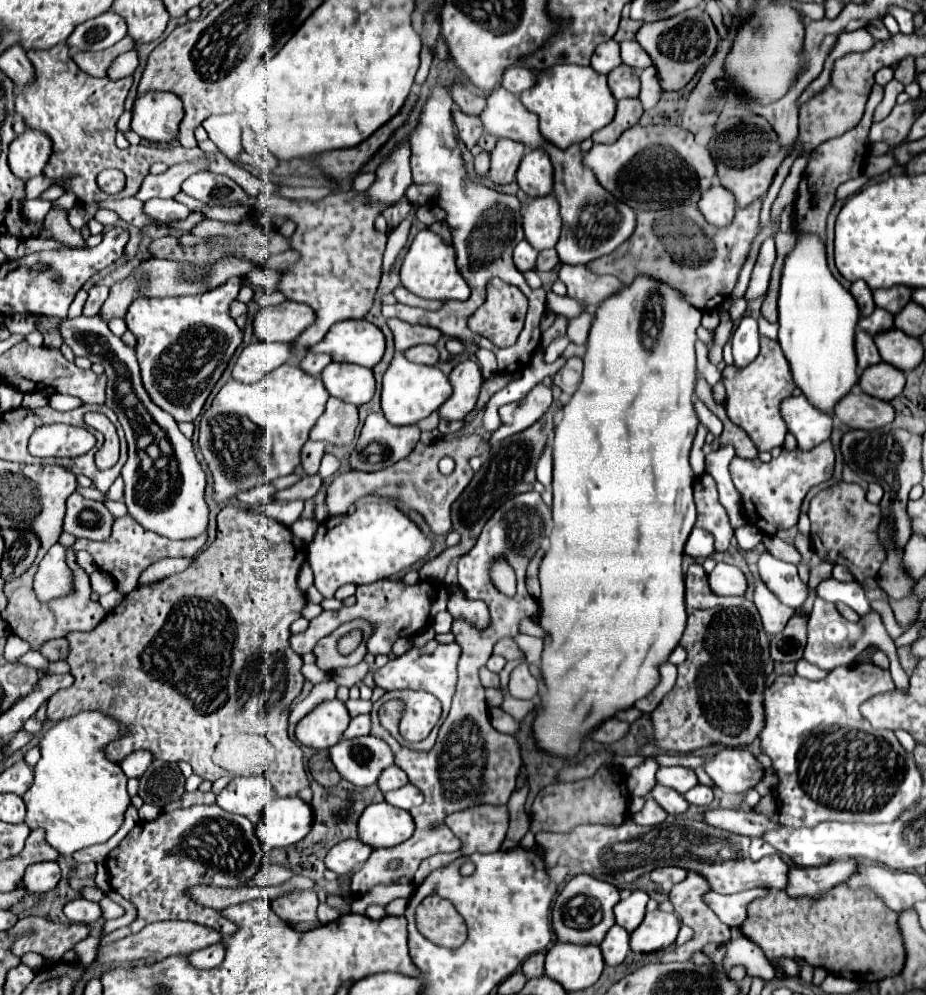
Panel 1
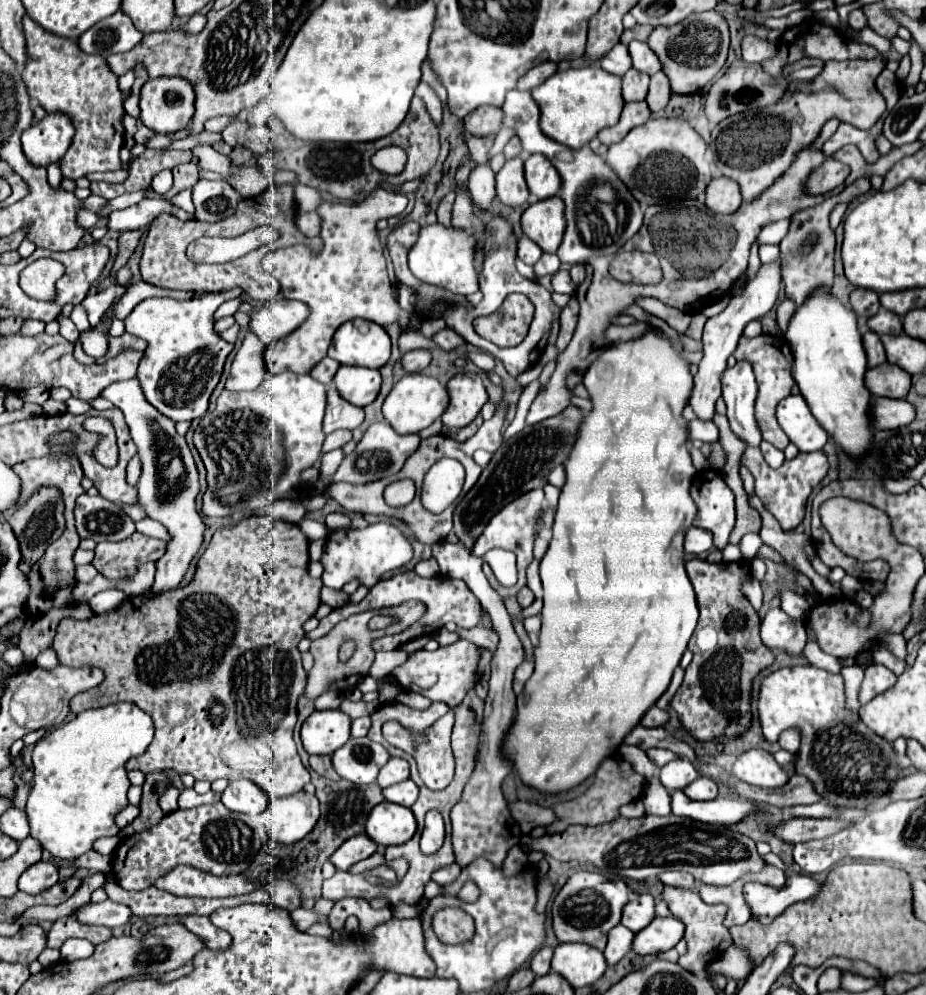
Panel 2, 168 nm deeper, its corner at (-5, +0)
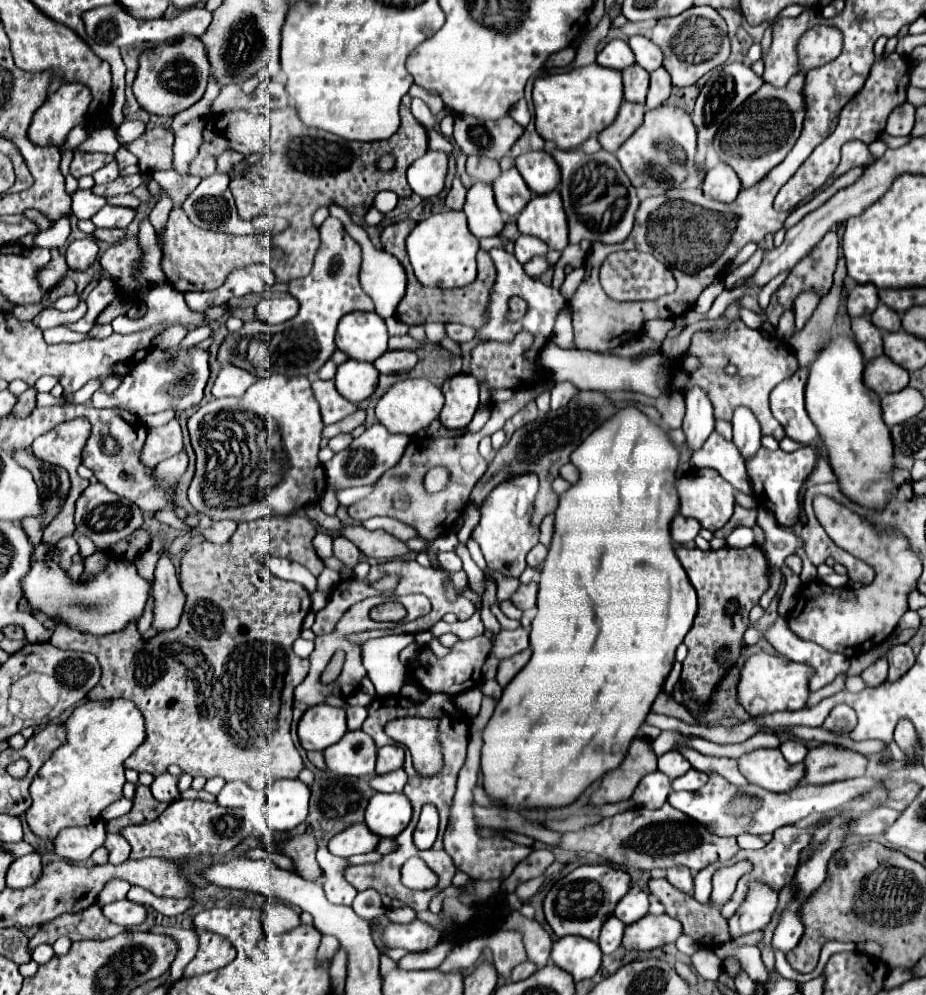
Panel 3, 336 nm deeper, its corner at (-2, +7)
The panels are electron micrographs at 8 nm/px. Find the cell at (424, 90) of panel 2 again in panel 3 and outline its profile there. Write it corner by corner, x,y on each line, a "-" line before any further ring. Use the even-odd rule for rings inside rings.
414,98
414,100
412,100
412,114
426,126
426,130
432,130
432,128
434,128
434,120
436,120
436,116
430,114
428,106
426,106
420,98

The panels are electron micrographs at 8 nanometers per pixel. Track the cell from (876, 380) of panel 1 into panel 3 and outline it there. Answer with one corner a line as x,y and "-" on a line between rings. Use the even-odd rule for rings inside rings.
880,356
872,362
868,362
864,370
864,384
878,392
880,396
890,394
890,392
900,392
908,386
908,372
888,360
888,356

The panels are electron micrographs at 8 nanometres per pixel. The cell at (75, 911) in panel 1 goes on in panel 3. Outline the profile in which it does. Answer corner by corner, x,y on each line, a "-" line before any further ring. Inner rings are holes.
120,900
120,902
112,902
108,906
102,908
104,910
104,916
114,922
114,924
120,924
120,926
138,926
142,922
146,922
146,908
142,904
136,904
136,902
130,902
130,900

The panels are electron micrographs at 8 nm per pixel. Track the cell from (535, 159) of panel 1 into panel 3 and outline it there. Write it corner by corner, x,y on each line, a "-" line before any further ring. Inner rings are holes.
526,152
516,158
516,168
534,194
548,194
560,184
560,168
548,152

